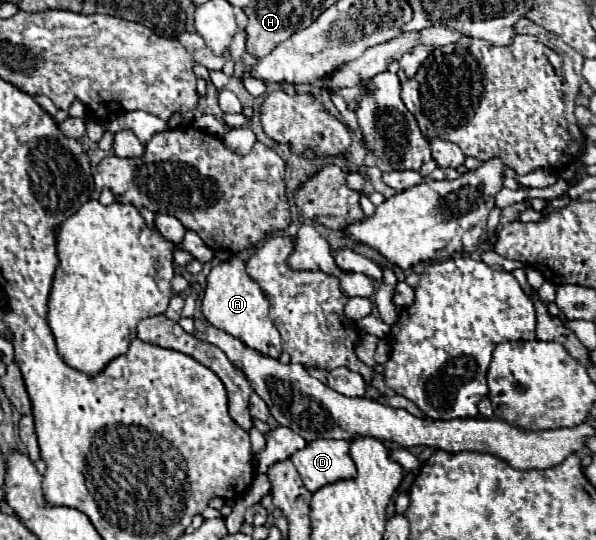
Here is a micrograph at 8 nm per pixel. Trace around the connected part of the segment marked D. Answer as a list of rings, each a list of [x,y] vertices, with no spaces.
[[[314,439],[290,459],[300,473],[304,487],[312,493],[328,483],[356,475],[356,465],[348,453],[348,441]]]

